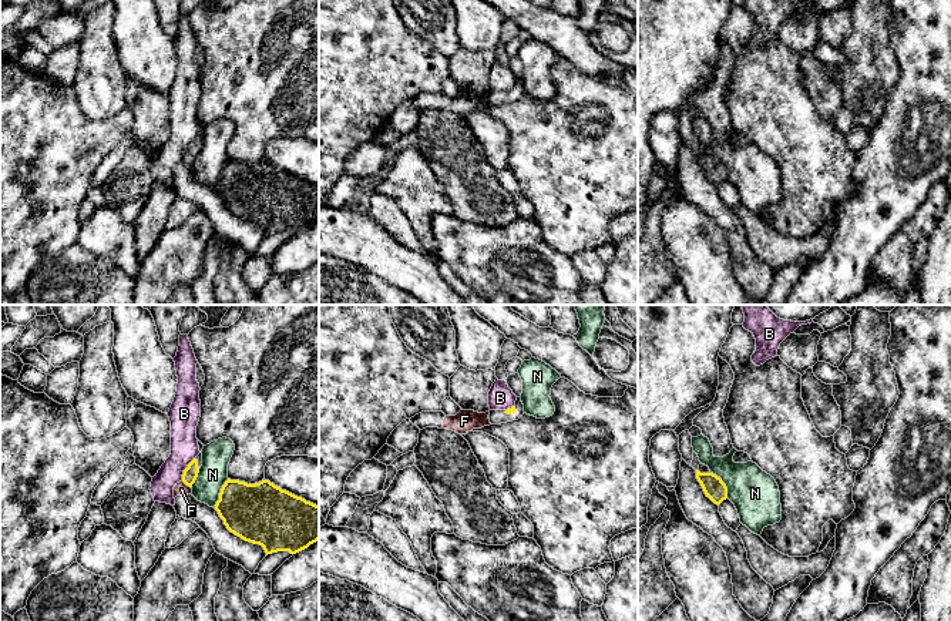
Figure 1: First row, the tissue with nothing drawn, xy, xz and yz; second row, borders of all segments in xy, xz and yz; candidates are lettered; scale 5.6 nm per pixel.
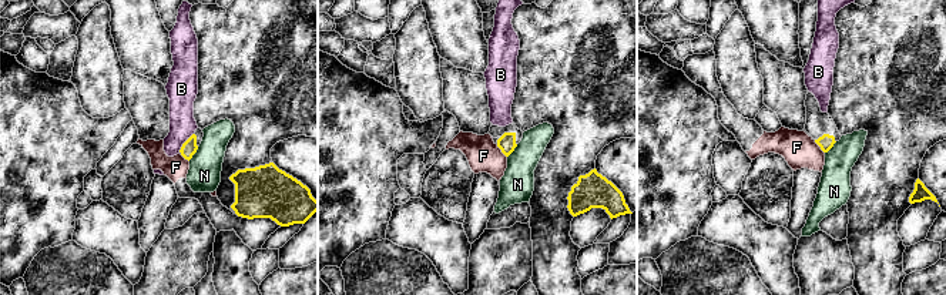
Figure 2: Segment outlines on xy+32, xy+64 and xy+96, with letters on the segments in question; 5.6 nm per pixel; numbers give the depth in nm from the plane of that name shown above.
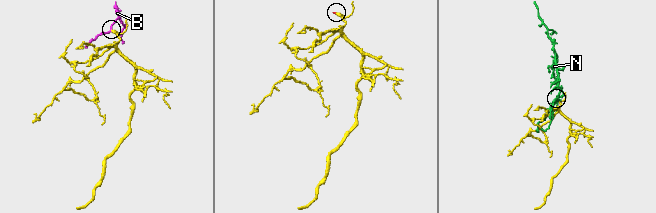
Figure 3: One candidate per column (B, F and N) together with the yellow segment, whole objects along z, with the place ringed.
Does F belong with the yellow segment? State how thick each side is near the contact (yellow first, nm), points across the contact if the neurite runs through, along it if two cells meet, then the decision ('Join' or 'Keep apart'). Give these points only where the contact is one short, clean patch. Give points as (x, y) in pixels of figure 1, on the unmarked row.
Thickness 80 nm (yellow) against 80 nm. Keep apart

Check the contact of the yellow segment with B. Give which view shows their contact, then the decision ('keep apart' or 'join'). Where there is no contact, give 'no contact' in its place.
contact in xy; keep apart

